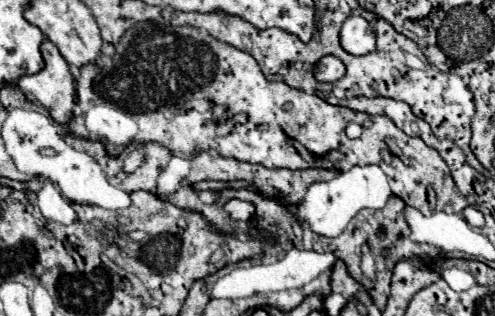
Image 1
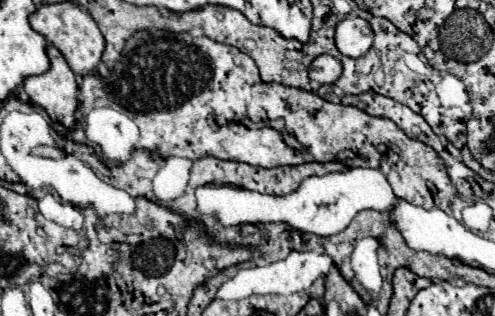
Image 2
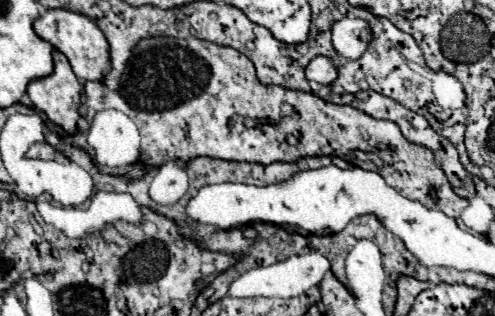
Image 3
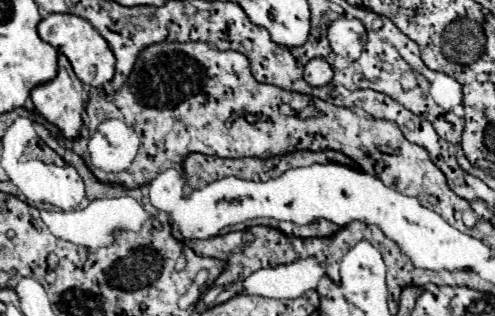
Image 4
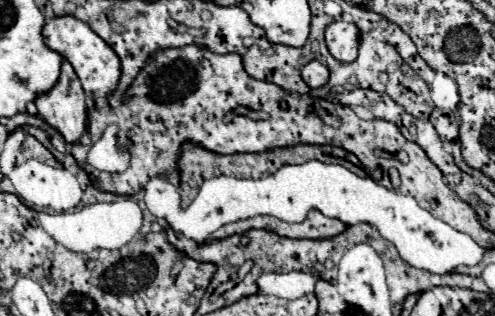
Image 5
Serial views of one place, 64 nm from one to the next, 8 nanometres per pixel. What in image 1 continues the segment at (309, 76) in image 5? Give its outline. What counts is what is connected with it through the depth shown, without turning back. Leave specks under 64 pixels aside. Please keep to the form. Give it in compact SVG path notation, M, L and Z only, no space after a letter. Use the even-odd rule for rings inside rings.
M324 56L314 66L314 78L318 82L336 82L344 76L344 72L346 72L346 68L344 68L342 60L338 60L336 56Z

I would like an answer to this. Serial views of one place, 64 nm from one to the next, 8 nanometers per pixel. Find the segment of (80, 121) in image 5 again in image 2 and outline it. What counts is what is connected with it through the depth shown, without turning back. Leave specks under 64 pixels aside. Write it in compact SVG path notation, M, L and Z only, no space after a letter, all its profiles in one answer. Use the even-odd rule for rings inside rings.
M48 46L50 70L40 76L30 76L24 80L24 90L30 96L32 104L44 108L52 122L58 122L66 128L76 126L76 108L78 108L78 84L74 72L68 68L64 56L58 48Z

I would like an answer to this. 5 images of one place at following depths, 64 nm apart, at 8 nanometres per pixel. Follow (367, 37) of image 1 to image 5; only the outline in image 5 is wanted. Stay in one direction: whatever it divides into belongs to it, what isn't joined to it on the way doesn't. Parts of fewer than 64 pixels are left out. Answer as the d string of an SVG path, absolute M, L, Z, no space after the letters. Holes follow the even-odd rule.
M332 22L326 28L326 48L328 52L342 62L354 62L360 46L360 30L352 22Z

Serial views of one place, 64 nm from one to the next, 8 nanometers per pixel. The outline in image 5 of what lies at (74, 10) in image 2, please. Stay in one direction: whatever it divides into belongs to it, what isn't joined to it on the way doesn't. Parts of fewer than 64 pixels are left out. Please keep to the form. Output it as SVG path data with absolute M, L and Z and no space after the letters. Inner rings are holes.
M74 16L52 18L44 26L44 40L50 50L58 52L74 66L74 72L78 74L84 92L92 100L106 98L116 90L118 80L120 80L120 58L86 22L76 20Z

